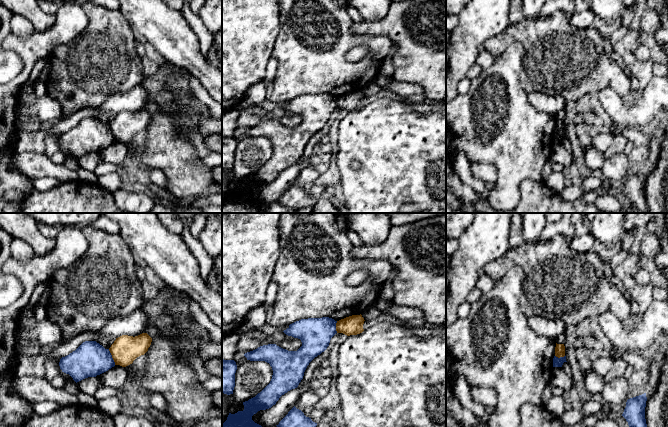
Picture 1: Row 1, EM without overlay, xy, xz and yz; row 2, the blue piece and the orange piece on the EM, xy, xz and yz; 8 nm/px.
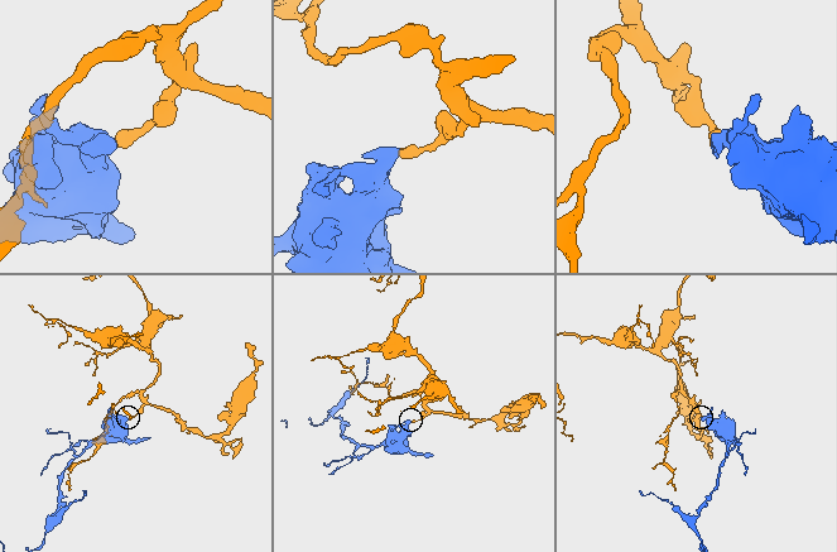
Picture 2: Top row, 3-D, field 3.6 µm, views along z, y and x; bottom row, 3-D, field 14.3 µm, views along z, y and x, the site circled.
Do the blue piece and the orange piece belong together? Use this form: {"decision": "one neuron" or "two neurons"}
{"decision": "two neurons"}

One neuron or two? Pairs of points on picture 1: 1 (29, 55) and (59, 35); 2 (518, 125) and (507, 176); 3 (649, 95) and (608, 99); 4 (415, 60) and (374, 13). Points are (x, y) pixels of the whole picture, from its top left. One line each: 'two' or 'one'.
1: one
2: one
3: one
4: two

